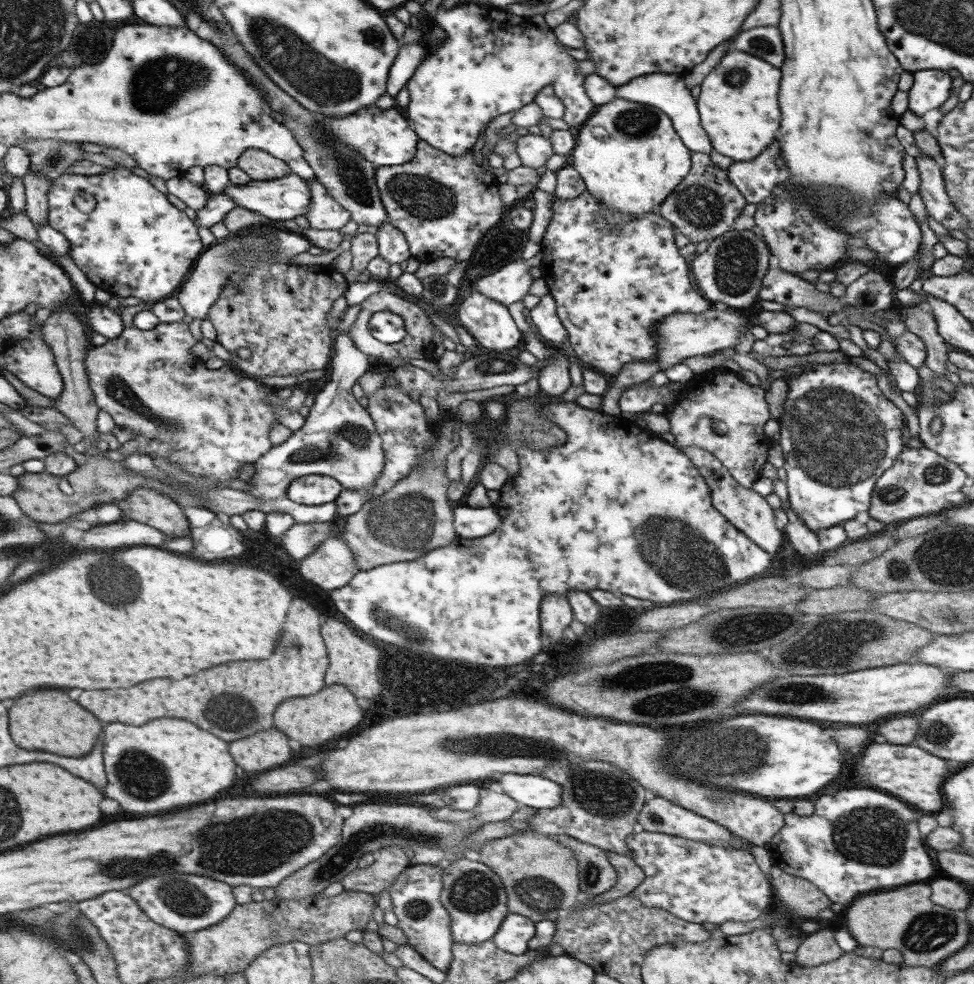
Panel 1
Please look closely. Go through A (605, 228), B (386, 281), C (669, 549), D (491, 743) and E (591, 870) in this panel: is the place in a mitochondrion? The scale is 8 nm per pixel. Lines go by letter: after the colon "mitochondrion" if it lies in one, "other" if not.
A: mitochondrion
B: other
C: mitochondrion
D: mitochondrion
E: mitochondrion

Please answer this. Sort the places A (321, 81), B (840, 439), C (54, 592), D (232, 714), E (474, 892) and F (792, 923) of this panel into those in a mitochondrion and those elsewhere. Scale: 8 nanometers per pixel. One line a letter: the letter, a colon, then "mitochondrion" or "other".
A: mitochondrion
B: mitochondrion
C: other
D: mitochondrion
E: mitochondrion
F: other

